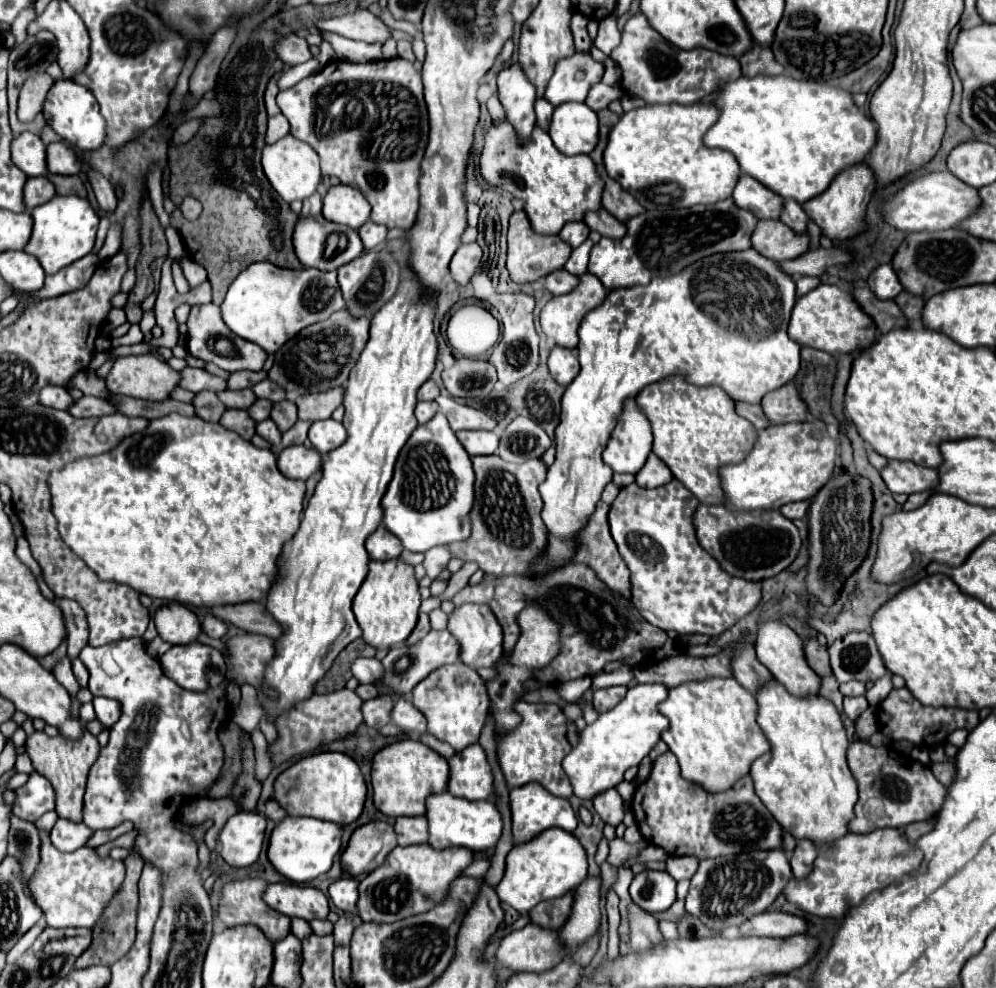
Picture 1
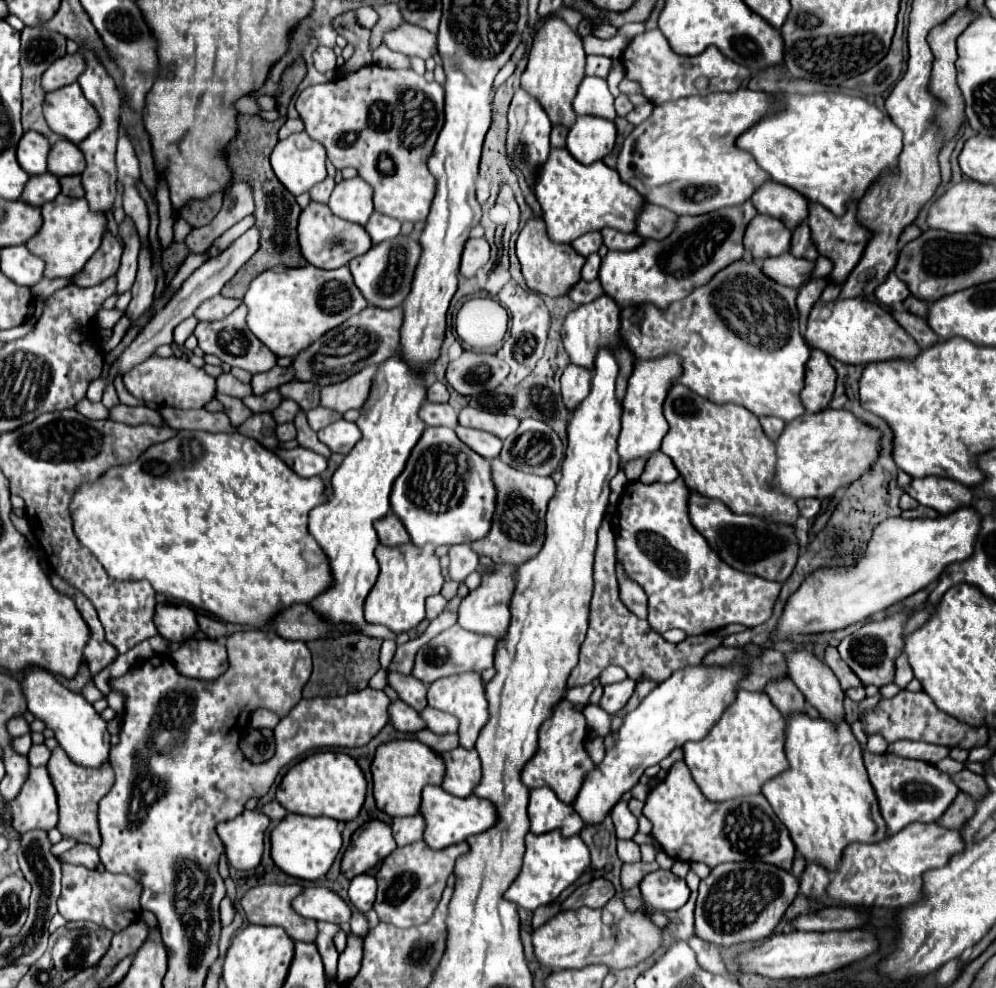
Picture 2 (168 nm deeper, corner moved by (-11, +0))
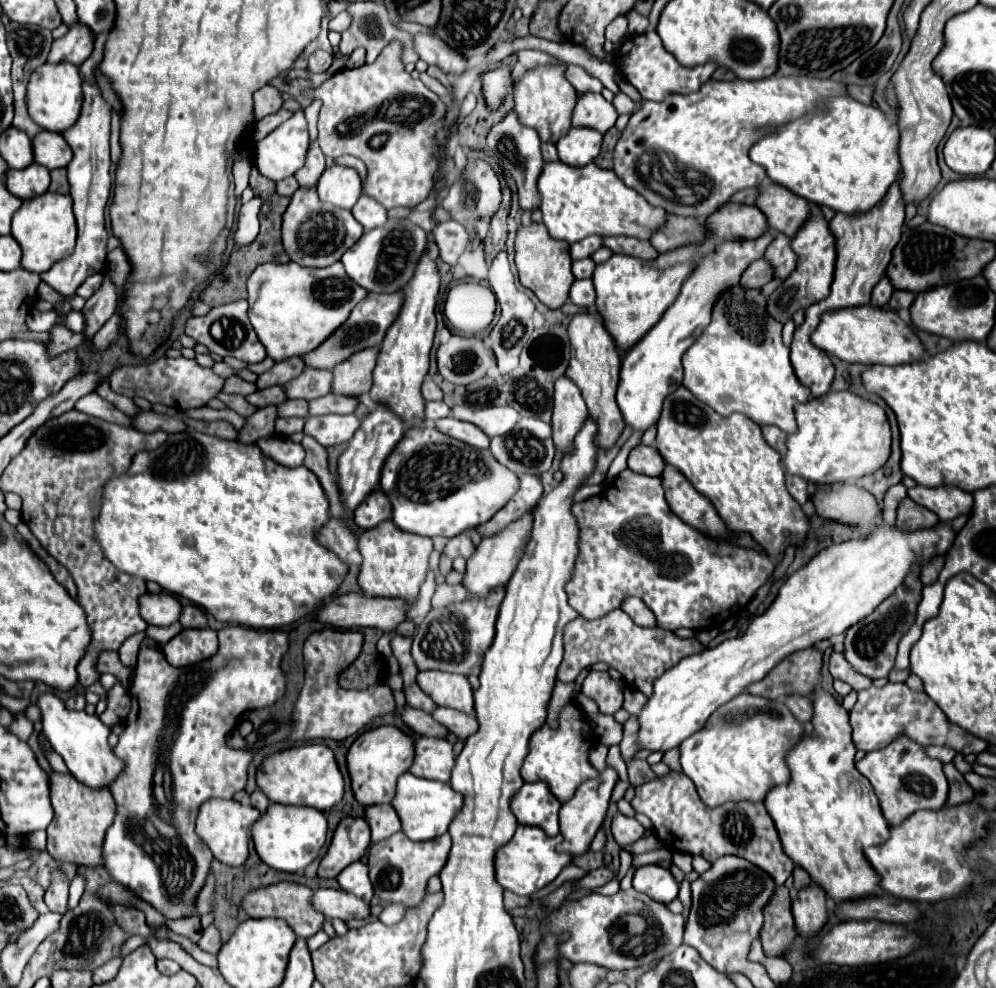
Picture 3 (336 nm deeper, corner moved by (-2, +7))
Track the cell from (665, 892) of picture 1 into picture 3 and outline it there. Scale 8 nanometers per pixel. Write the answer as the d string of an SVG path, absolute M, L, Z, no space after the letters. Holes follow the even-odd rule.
M646 864L634 872L634 888L648 894L656 902L672 902L678 896L678 882L668 868L660 864Z

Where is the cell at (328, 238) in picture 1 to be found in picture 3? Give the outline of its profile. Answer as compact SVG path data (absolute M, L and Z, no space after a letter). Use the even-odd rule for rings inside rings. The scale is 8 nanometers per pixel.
M298 188L292 194L282 218L282 244L286 254L292 262L310 268L324 268L338 262L362 234L364 228L356 222L352 212L322 202L316 194L316 188Z

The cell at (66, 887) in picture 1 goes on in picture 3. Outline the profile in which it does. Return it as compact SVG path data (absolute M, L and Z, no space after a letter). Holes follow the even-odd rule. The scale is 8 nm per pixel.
M56 872L52 886L46 890L44 902L46 902L46 906L48 906L52 912L60 912L60 914L66 912L66 902L68 902L68 880L64 878L64 874Z

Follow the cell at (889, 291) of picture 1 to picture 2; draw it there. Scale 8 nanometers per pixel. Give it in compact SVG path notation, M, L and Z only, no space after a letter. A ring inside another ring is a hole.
M891 271L891 273L887 275L887 279L875 289L875 297L877 297L883 305L887 305L887 307L897 307L897 305L901 305L909 295L911 295L911 293L909 293L907 285L895 275L895 271Z

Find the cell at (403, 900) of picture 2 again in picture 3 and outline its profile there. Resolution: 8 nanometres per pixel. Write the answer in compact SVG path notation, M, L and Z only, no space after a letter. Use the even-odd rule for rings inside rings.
M396 832L394 836L376 842L370 846L368 852L368 868L370 868L370 880L374 886L374 894L382 898L386 904L402 902L408 908L418 906L424 898L426 884L432 876L440 874L448 860L450 852L450 836L438 836L438 840L426 840L426 842L412 842L402 832Z

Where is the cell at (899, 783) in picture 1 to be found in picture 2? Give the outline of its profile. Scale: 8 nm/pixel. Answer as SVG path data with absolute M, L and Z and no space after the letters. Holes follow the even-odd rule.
M865 751L865 767L881 807L879 811L887 823L889 835L895 835L895 831L901 831L905 825L913 821L921 823L937 821L959 793L957 785L951 781L947 773L939 771L935 765L925 761L905 759L893 753L875 755L871 751Z

